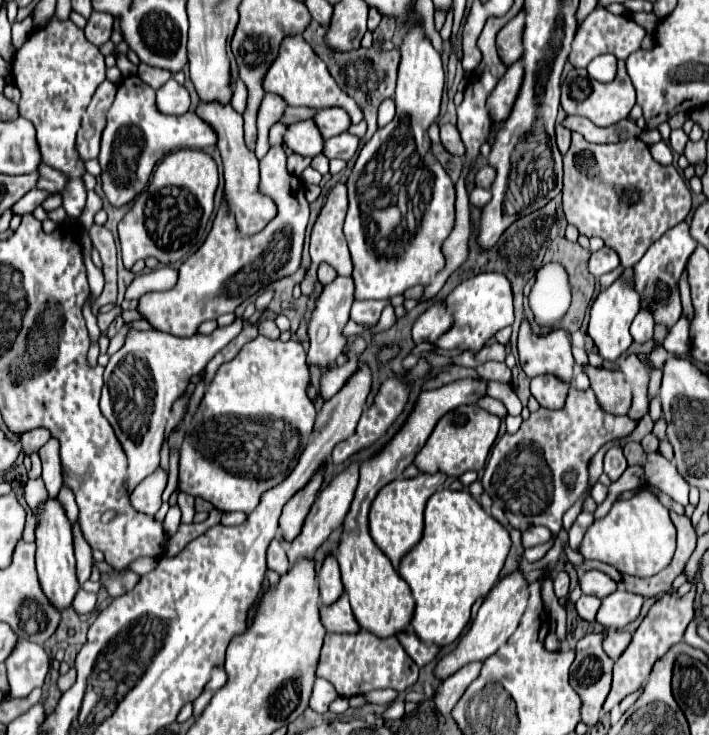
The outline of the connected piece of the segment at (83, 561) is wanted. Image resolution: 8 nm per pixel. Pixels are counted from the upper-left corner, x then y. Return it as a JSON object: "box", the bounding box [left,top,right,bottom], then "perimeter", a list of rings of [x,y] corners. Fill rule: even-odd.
{"box":[72,522,94,584],"perimeter":[[[74,522],[72,532],[74,532],[74,552],[76,552],[76,574],[78,574],[78,582],[84,584],[86,580],[90,579],[92,564],[94,564],[92,548],[84,540],[84,534],[82,534],[80,526],[78,526],[78,522]]]}

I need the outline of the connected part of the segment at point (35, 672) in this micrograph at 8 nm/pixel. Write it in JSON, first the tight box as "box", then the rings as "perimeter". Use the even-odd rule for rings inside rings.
{"box":[6,640,48,698],"perimeter":[[[20,640],[14,654],[6,660],[10,694],[14,698],[28,696],[34,688],[40,688],[48,672],[48,654],[40,644]]]}

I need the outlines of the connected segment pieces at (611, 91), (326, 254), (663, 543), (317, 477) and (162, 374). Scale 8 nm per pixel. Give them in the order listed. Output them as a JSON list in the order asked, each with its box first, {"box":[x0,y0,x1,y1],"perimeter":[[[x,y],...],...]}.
[{"box":[562,62,636,126],"perimeter":[[[624,62],[618,64],[618,76],[616,80],[602,84],[588,76],[586,70],[570,70],[566,80],[562,82],[562,108],[566,114],[578,114],[590,118],[598,126],[612,126],[614,122],[620,122],[630,116],[630,110],[636,104],[636,90],[624,70]]]},{"box":[302,184,352,296],"perimeter":[[[336,184],[336,186],[332,188],[332,192],[328,194],[328,200],[326,200],[326,204],[324,204],[320,216],[316,218],[314,228],[312,228],[312,236],[310,236],[312,268],[310,268],[310,272],[306,274],[306,278],[304,278],[304,282],[302,282],[302,294],[306,294],[306,296],[312,292],[312,286],[314,286],[314,280],[316,280],[316,268],[318,268],[320,262],[328,262],[330,266],[334,266],[334,270],[336,270],[338,274],[344,274],[344,276],[350,276],[350,274],[352,274],[352,258],[350,258],[348,244],[346,244],[346,238],[344,238],[344,232],[342,232],[346,210],[348,210],[346,186],[344,186],[344,184]]]},{"box":[580,492,676,578],"perimeter":[[[640,492],[628,502],[614,502],[606,518],[596,520],[584,534],[580,554],[586,560],[612,564],[618,572],[646,578],[662,572],[676,552],[676,530],[668,510],[652,492]]]},{"box":[280,466,326,544],"perimeter":[[[320,466],[320,470],[310,478],[310,482],[304,488],[300,488],[286,502],[286,506],[282,510],[282,516],[280,516],[280,534],[282,534],[286,544],[290,544],[300,534],[302,522],[304,522],[306,514],[310,512],[310,506],[314,504],[314,500],[318,496],[318,490],[324,482],[324,472],[326,472],[326,466]]]},{"box":[100,318,242,490],"perimeter":[[[236,318],[230,326],[216,328],[212,334],[194,334],[190,338],[178,338],[158,330],[128,328],[124,346],[110,356],[106,366],[100,410],[114,428],[128,456],[130,490],[160,466],[166,420],[174,400],[186,392],[192,376],[198,376],[198,372],[206,368],[214,354],[220,352],[240,332],[242,318]]]}]

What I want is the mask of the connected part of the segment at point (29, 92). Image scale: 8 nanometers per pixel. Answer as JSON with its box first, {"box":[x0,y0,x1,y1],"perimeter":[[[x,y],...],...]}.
{"box":[12,18,106,216],"perimeter":[[[52,18],[44,28],[30,34],[12,60],[12,78],[22,92],[18,104],[20,116],[34,124],[44,164],[66,172],[70,178],[64,190],[64,210],[68,216],[80,216],[86,204],[86,188],[82,184],[82,174],[86,170],[84,162],[78,158],[74,140],[94,90],[104,82],[104,72],[106,66],[102,52],[86,42],[84,30],[72,20],[58,22]]]}

